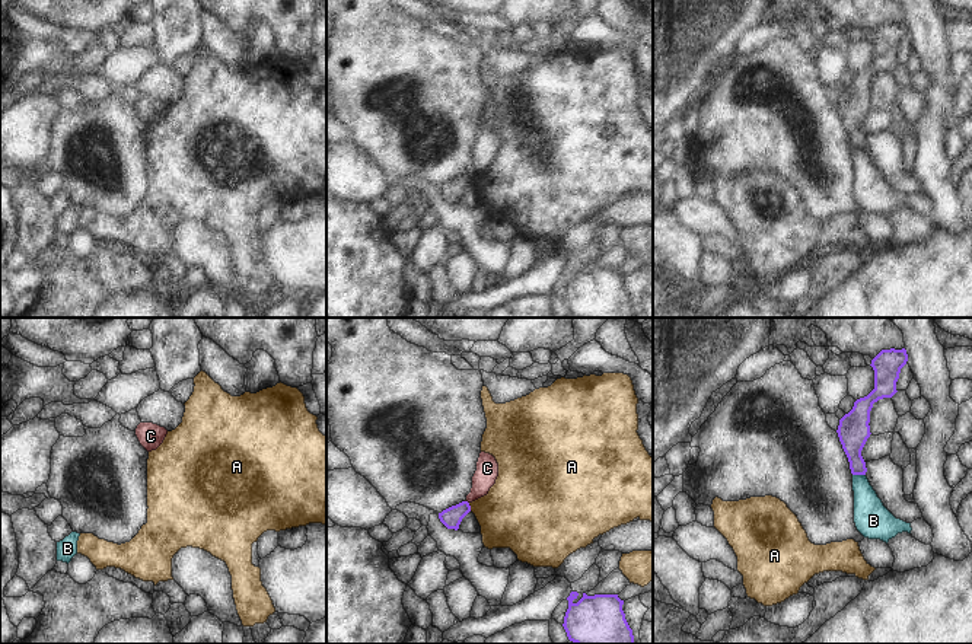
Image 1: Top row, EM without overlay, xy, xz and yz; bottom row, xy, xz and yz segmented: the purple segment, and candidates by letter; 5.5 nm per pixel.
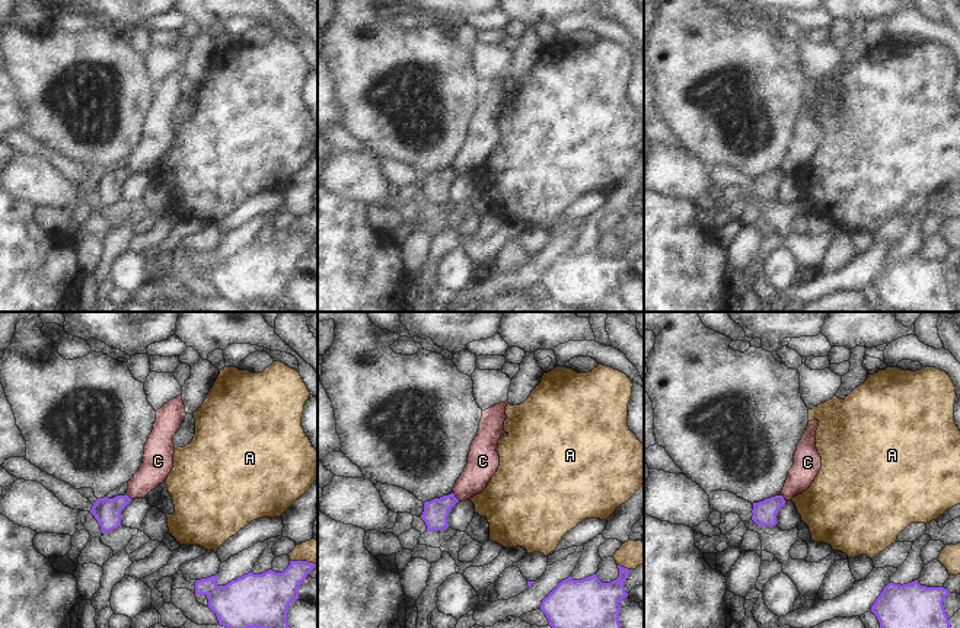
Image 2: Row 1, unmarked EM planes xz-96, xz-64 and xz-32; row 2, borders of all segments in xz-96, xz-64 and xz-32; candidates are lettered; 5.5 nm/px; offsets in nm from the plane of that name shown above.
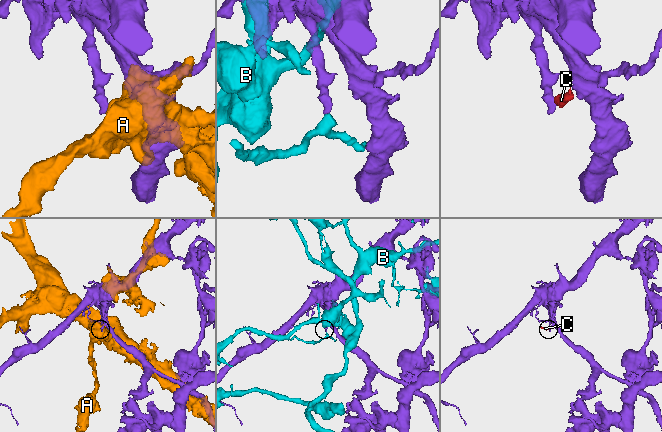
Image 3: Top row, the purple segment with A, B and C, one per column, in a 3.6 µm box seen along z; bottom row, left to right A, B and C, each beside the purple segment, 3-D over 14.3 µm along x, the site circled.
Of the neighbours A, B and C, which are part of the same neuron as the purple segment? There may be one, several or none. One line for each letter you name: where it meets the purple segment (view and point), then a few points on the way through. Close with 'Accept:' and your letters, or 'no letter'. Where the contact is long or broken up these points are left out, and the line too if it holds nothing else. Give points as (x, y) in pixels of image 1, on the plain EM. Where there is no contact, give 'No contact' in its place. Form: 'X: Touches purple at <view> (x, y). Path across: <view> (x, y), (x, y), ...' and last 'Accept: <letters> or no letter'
Accept: no letter.

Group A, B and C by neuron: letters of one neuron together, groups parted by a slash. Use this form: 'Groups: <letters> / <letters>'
Groups: A / B / C.

